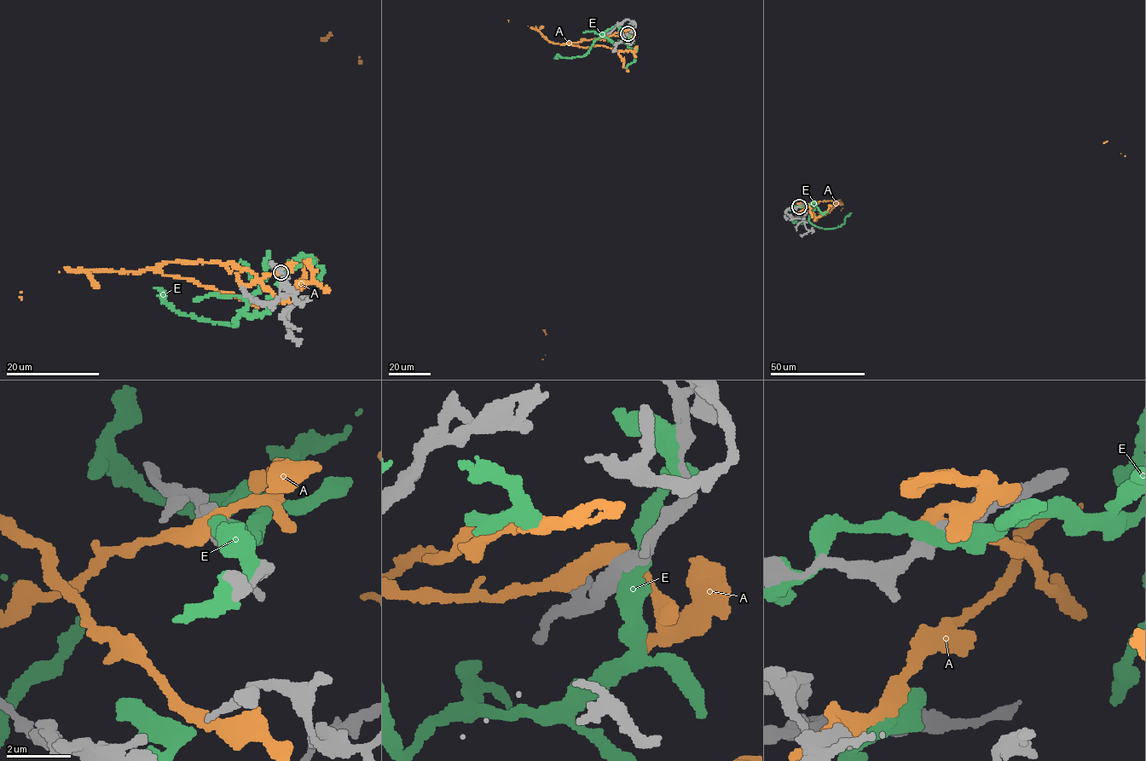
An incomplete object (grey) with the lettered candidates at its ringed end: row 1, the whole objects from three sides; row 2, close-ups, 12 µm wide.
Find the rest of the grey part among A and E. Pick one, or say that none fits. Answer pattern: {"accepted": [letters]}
{"accepted": ["A"]}

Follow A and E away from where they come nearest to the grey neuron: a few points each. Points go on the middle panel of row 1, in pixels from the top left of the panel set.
A: (628, 33), (566, 43), (610, 48), (623, 60), (626, 72), (542, 359)
E: (629, 33), (625, 43), (614, 46), (612, 41), (599, 36), (583, 55), (570, 58), (558, 55), (553, 58)

